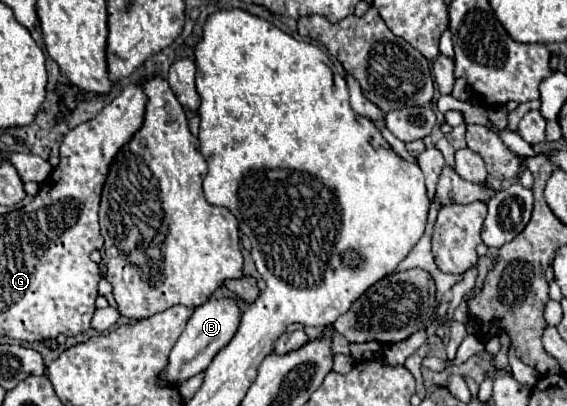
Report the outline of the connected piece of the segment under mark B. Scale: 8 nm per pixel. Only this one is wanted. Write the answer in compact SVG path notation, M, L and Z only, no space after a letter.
M230 297L208 299L206 305L196 307L194 315L186 323L186 329L182 331L180 339L176 341L176 345L170 353L170 361L168 361L168 367L162 373L162 379L168 385L180 385L182 381L194 377L196 373L206 371L206 367L210 365L214 355L230 343L238 325L240 325L240 307L238 307L236 299L230 299Z

